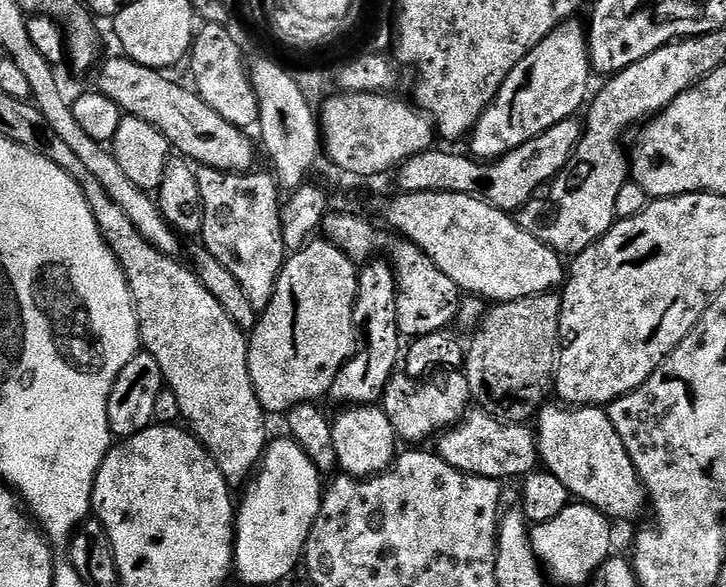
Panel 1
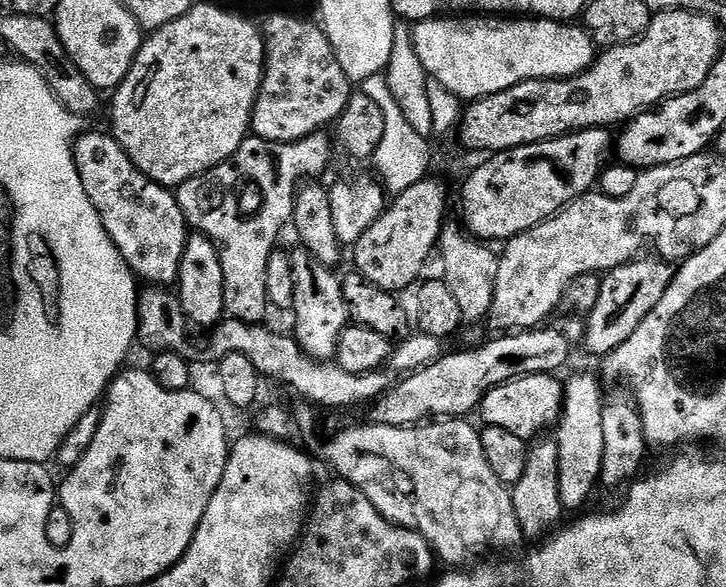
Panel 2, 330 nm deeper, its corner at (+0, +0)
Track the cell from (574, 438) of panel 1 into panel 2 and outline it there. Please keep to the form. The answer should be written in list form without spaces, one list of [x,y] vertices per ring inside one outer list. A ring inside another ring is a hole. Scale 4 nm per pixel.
[[[543,372],[519,376],[510,382],[502,382],[502,386],[494,386],[480,399],[478,416],[484,419],[485,425],[502,426],[502,430],[510,430],[510,434],[518,434],[525,442],[537,439],[548,427],[551,429],[560,421],[564,402],[564,384],[556,381],[555,375]]]

